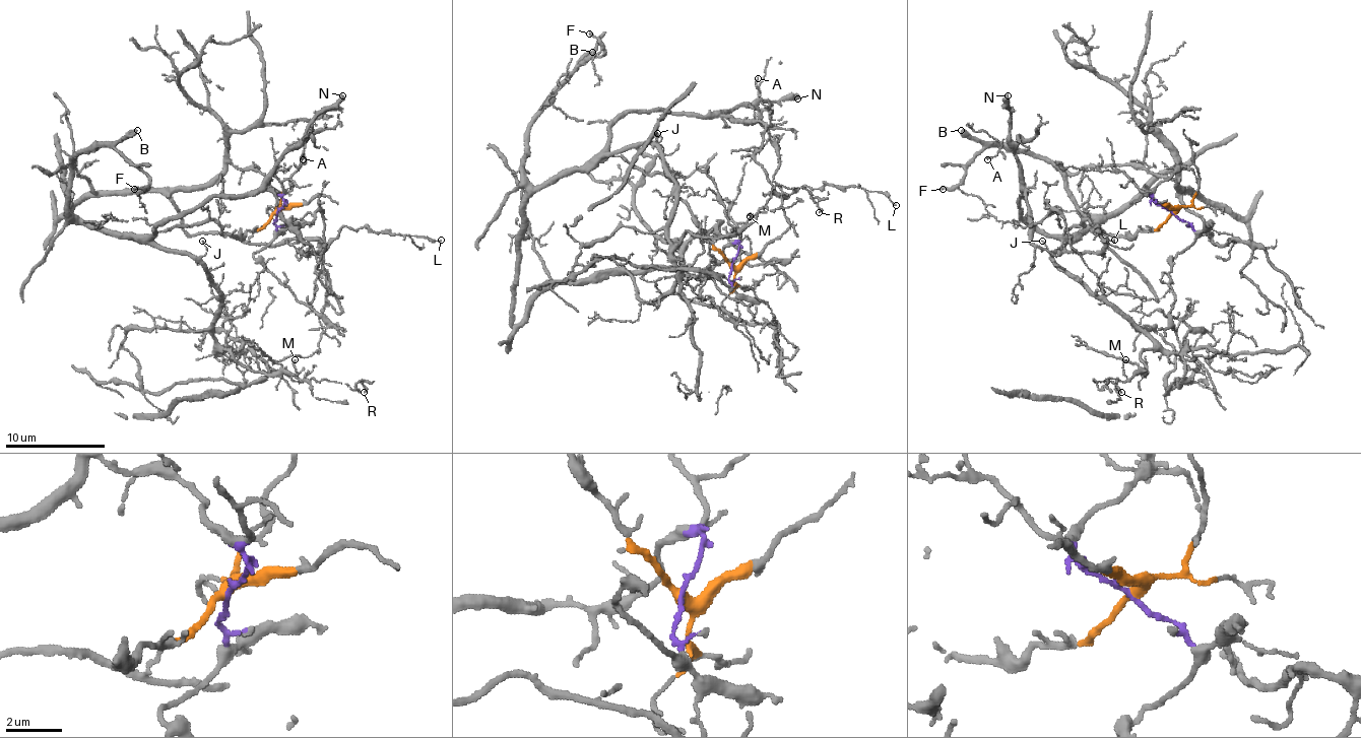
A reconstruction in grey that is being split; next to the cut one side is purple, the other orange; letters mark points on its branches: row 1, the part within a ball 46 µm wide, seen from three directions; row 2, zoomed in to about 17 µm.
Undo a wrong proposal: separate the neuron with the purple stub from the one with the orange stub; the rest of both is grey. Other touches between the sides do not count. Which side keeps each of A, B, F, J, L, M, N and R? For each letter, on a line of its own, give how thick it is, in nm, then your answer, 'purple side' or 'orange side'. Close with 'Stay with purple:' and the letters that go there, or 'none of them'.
A: calibre 130 nm; orange side
B: calibre 380 nm; orange side
F: calibre 180 nm; orange side
J: calibre 110 nm; orange side
L: calibre 110 nm; orange side
M: calibre 140 nm; orange side
N: calibre 400 nm; orange side
R: calibre 160 nm; orange side
Stay with purple: none of them

